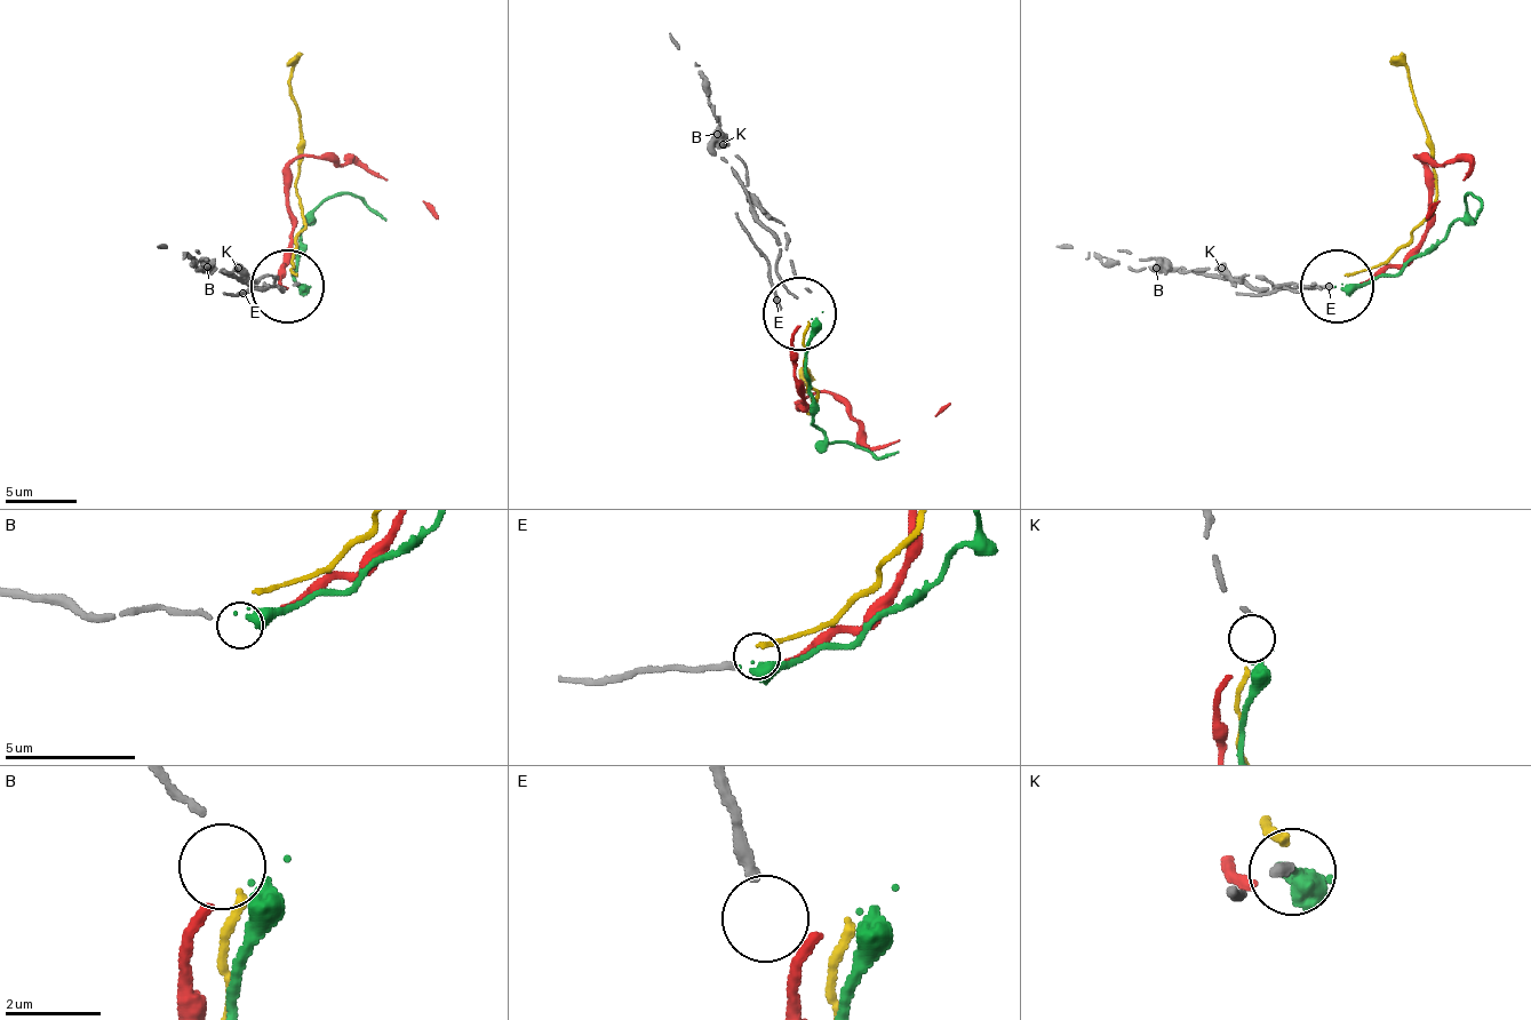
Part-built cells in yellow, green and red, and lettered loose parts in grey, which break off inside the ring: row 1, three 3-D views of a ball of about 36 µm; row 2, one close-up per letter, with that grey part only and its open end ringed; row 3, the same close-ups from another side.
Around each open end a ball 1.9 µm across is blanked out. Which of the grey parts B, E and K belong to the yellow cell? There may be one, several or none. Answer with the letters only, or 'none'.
none

